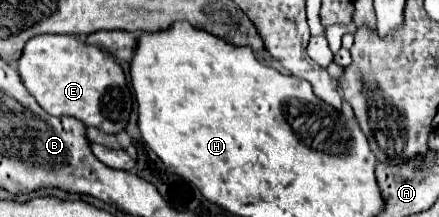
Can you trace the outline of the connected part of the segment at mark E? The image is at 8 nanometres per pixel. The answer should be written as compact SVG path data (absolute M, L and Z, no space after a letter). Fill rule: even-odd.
M68 34L34 36L18 60L18 74L26 90L52 116L72 116L108 134L116 134L128 124L132 94L124 70L98 46L80 42Z

